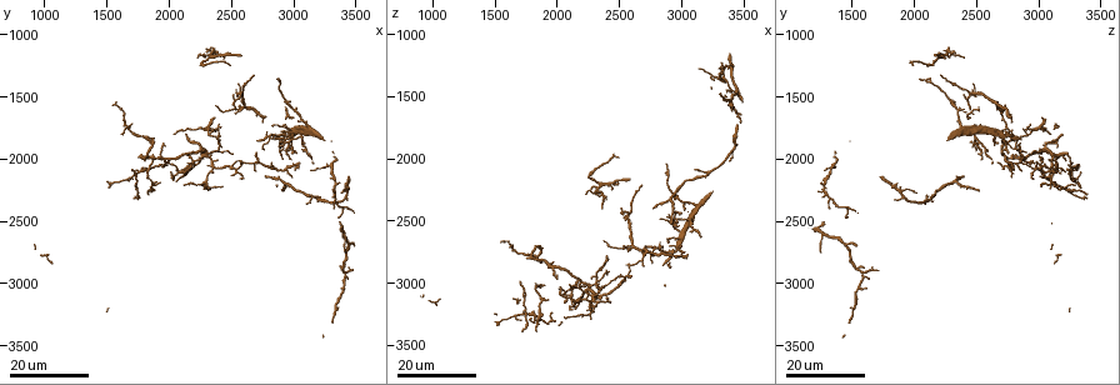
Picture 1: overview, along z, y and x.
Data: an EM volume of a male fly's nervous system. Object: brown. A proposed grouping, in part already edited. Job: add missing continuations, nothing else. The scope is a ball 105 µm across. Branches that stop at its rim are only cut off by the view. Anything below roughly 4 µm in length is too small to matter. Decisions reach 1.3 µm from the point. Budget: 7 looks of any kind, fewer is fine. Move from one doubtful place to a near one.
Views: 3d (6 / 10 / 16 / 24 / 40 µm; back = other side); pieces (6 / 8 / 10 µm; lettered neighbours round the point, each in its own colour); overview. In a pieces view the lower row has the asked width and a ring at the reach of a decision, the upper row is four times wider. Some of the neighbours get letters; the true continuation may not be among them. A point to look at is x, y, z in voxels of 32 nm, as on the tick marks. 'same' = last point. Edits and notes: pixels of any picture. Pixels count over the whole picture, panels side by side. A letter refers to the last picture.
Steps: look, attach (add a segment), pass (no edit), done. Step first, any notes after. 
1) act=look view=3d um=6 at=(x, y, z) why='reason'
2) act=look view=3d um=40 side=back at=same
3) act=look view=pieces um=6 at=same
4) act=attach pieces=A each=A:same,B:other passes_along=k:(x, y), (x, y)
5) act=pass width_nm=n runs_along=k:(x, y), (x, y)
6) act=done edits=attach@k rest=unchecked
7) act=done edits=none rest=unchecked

act=look view=3d um=16 at=(2020, 2140, 3020) why='an open end'

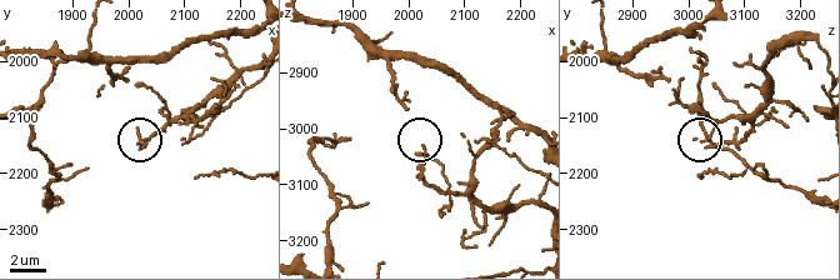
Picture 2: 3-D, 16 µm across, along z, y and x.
act=look view=pieces um=6 at=(2030, 2155, 3035)

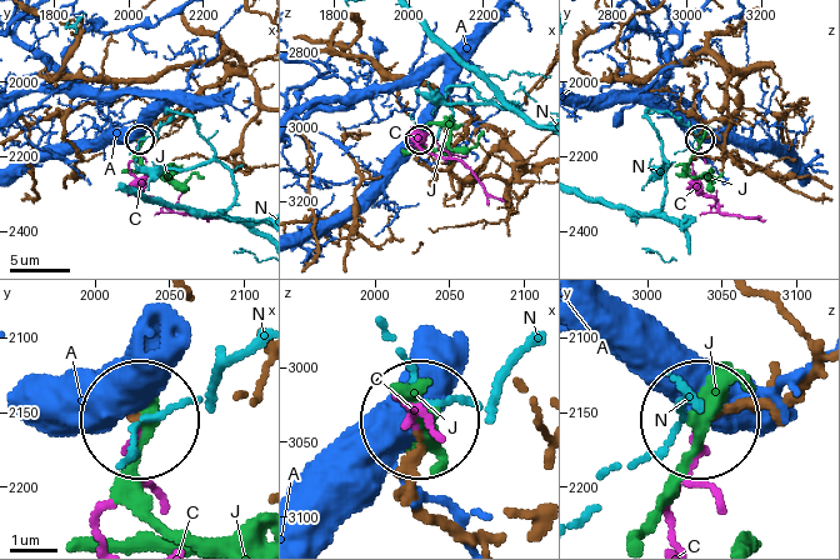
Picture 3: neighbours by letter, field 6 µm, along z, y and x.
act=pass width_nm=120 each=A:other,C:other,J:other,N:other runs_along=3:(259, 93), (246, 78), (225, 76), (199, 89), (139, 139) found='none of them fits'

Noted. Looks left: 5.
act=look view=3d um=24 at=(1980, 2040, 2940) why='tapers out'

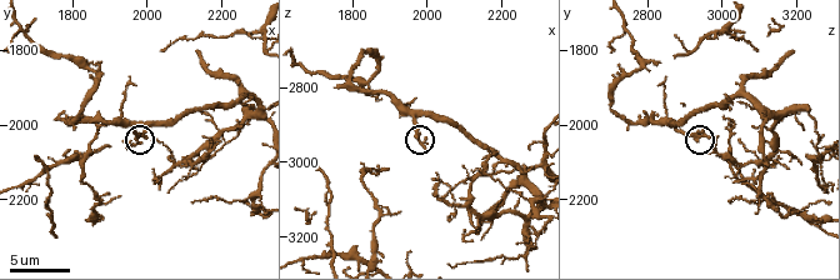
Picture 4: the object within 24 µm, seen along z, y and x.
act=look view=3d um=6 at=(2000, 2040, 2960) why='zoom in'

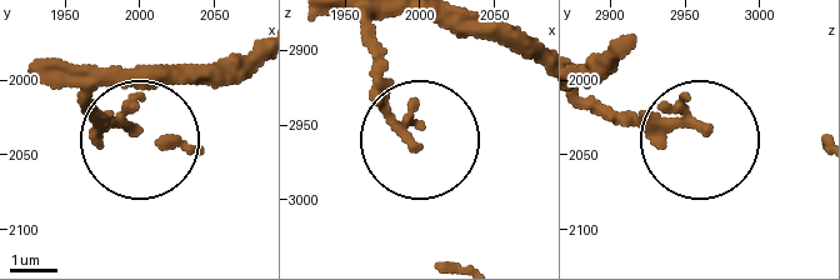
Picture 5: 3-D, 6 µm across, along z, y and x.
act=look view=pieces um=10 at=(1994, 2032, 2962) why='see the neighbours'

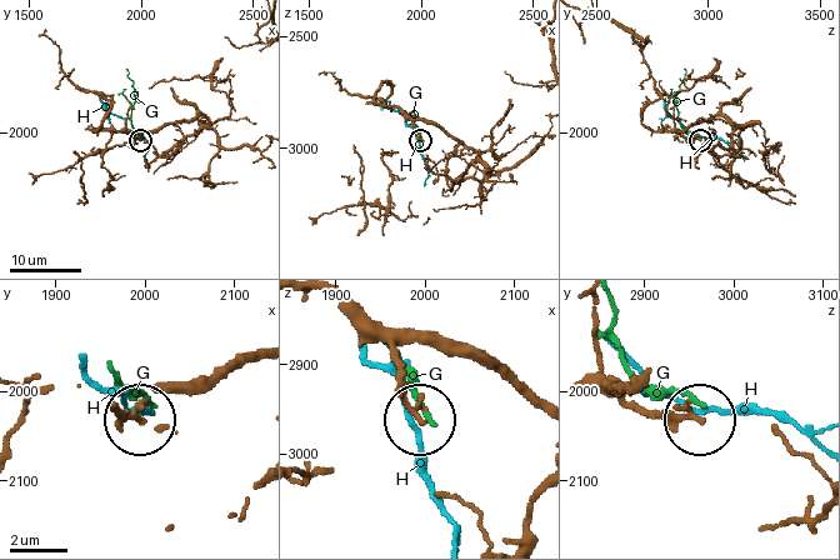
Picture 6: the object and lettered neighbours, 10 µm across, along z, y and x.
act=pass each=G:other,H:other runs_along=6:(536, 408), (486, 366), (414, 340), (400, 369), (419, 418) found='none of them fits'

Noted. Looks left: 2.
act=look view=pieces um=6 at=(1710, 2080, 2990) why='thin end'

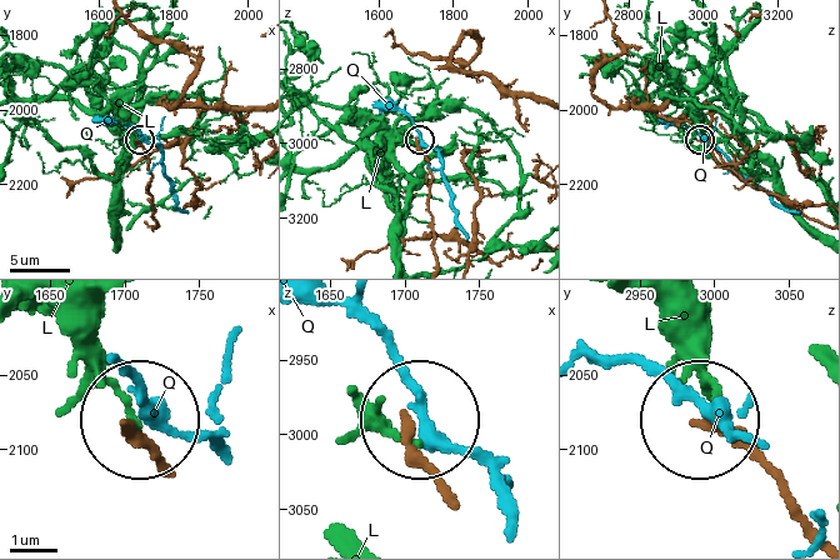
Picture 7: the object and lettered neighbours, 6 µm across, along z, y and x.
act=pass each=L:other,Q:other found='none of them fits'

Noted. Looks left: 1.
act=done edits=none rest=unchecked

